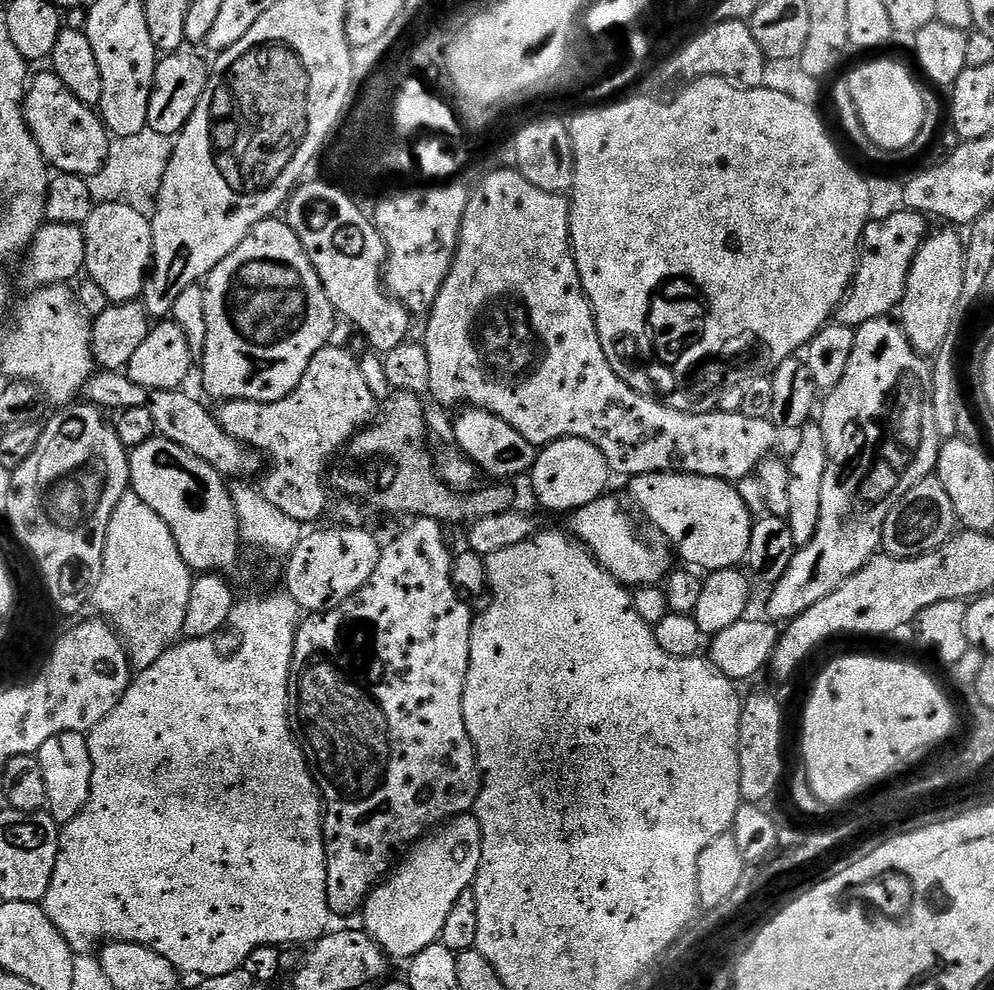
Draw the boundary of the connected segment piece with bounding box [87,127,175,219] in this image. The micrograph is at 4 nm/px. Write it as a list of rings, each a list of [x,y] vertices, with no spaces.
[[[144,128],[143,132],[134,135],[115,137],[108,148],[107,160],[98,174],[87,177],[90,194],[95,203],[110,203],[118,201],[121,204],[133,206],[138,214],[151,219],[156,209],[156,196],[161,188],[161,180],[165,176],[166,166],[172,156],[175,139],[171,136],[158,134],[157,131]]]

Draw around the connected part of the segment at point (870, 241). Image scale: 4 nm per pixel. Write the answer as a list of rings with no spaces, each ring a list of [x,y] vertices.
[[[901,210],[881,220],[869,219],[868,225],[860,239],[860,255],[856,261],[856,277],[852,279],[852,286],[844,300],[836,307],[835,323],[847,328],[858,329],[871,320],[882,320],[891,317],[899,309],[904,297],[904,287],[910,274],[910,266],[918,254],[918,250],[924,245],[925,236],[929,235],[929,221],[918,212]]]

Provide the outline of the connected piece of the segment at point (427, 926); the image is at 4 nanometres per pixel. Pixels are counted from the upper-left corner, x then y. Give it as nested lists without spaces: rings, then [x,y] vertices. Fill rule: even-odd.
[[[465,814],[453,816],[431,832],[420,837],[415,844],[407,849],[404,861],[393,867],[387,877],[373,888],[368,899],[364,901],[362,917],[363,931],[383,950],[385,957],[397,956],[401,962],[407,962],[417,956],[426,946],[437,943],[442,934],[442,926],[453,908],[454,902],[462,893],[469,891],[475,885],[478,866],[482,862],[482,830],[475,815]]]

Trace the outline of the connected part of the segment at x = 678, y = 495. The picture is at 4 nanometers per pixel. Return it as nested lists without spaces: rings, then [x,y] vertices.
[[[655,472],[654,474],[642,474],[641,476],[631,477],[627,481],[628,484],[628,496],[636,503],[636,508],[669,540],[667,543],[674,549],[676,547],[675,555],[685,560],[685,565],[691,566],[693,569],[701,570],[705,573],[717,572],[718,570],[726,570],[727,568],[734,568],[745,563],[748,555],[748,547],[750,546],[750,534],[752,533],[752,525],[754,523],[754,513],[742,502],[742,498],[738,494],[735,483],[719,480],[713,476],[699,476],[698,474],[690,474],[689,472]]]

